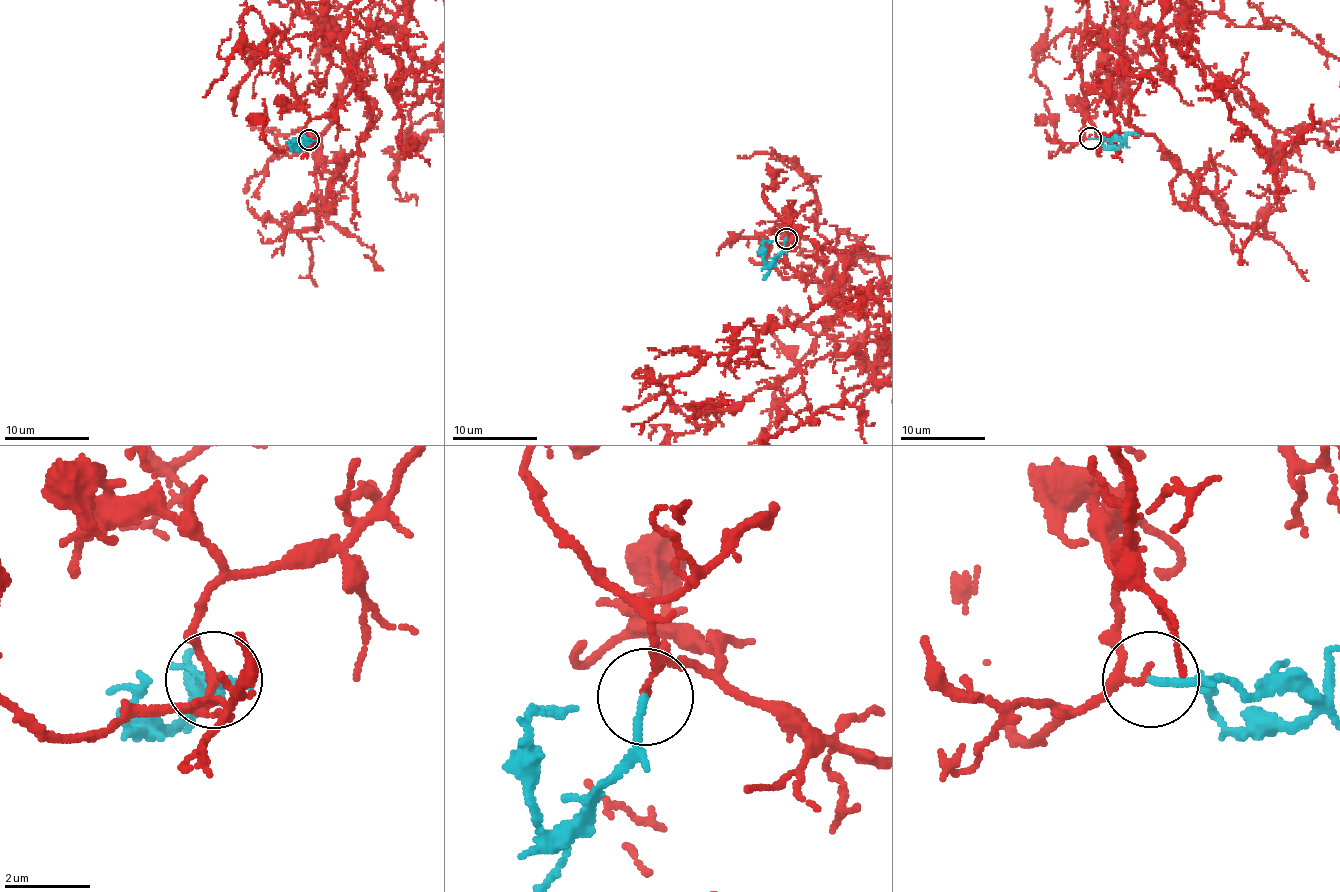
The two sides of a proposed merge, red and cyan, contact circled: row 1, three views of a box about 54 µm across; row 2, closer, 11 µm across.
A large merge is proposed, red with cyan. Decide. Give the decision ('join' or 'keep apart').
keep apart

